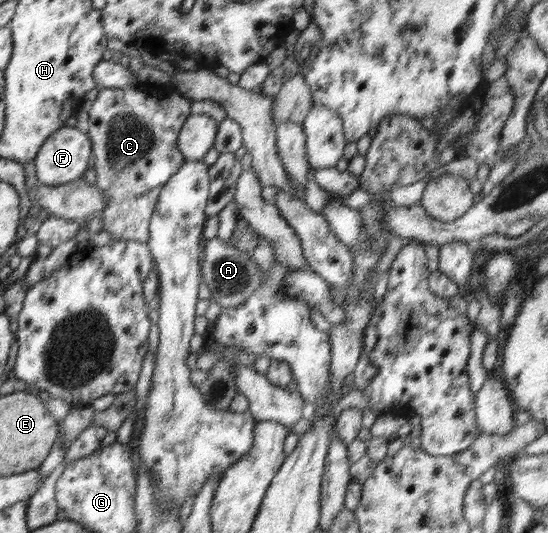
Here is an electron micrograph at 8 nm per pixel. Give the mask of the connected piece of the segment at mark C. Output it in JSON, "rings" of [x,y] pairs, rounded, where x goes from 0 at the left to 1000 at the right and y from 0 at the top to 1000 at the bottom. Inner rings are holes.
{"rings":[[[265,159],[241,165],[181,165],[161,220],[159,250],[168,265],[168,289],[175,319],[175,349],[197,366],[195,386],[184,398],[190,433],[204,439],[204,450],[245,450],[266,454],[272,445],[274,413],[299,345],[338,306],[334,289],[323,280],[323,259],[336,227],[349,216],[352,188],[330,176],[327,163],[307,159]]]}

